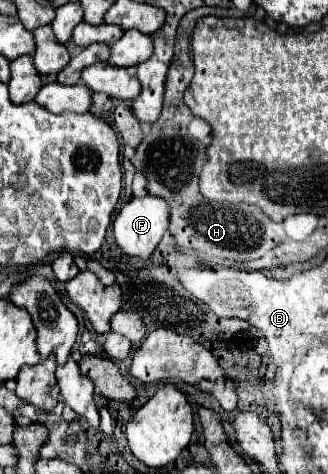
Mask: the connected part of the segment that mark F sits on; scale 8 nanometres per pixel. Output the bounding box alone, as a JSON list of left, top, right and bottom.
[112,195,170,259]

